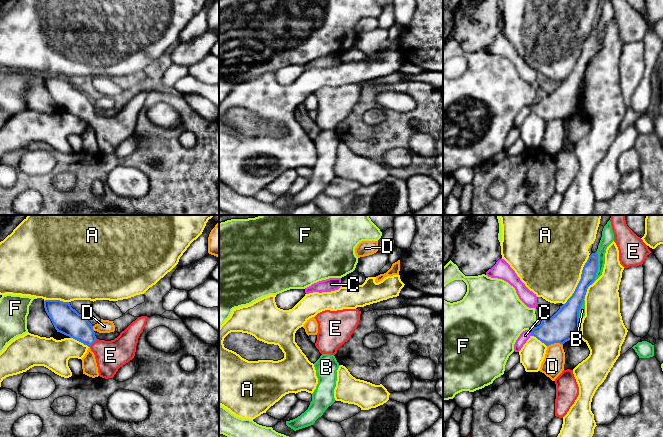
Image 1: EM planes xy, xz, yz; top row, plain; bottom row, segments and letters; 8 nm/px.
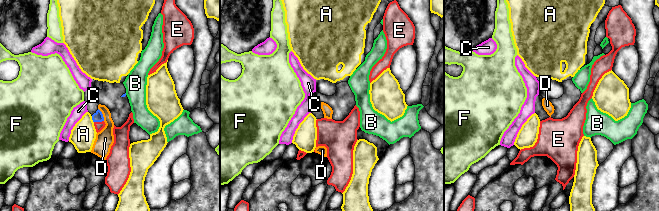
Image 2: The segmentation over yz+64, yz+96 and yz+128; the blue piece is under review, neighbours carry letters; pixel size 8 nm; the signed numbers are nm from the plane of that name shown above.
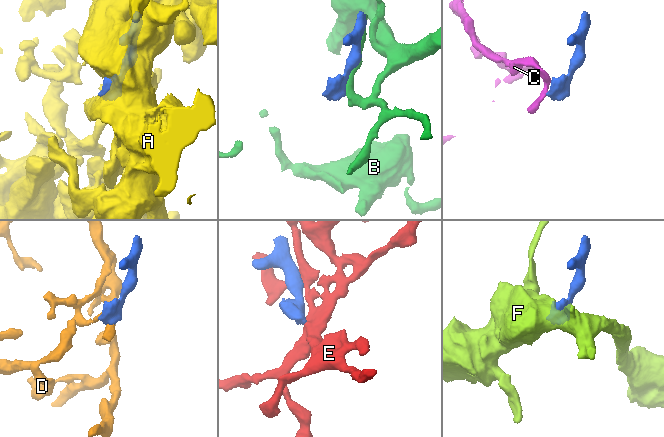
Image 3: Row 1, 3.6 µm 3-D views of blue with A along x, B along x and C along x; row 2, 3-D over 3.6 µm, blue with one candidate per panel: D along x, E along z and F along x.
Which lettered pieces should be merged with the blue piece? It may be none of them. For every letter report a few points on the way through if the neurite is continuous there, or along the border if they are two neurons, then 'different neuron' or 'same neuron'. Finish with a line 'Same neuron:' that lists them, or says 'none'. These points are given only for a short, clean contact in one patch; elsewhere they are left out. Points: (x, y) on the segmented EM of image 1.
A: different neuron
B: different neuron
C: border yz (530, 330), (531, 335); different neuron
D: border yz (562, 344), (551, 343), (547, 346); different neuron
E: way xy (69, 322), (78, 327), (93, 342), (110, 355); same neuron
F: border yz (534, 326), (531, 330); different neuron
Same neuron: E

